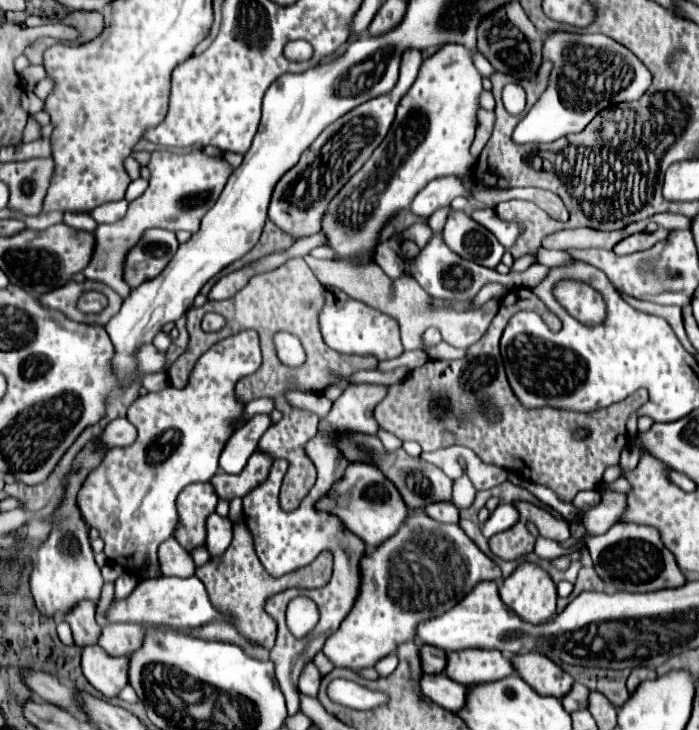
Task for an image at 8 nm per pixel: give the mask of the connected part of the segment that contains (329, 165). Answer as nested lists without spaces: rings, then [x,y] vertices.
[[[412,48],[404,50],[400,60],[400,78],[398,84],[392,88],[392,92],[372,98],[362,106],[356,106],[336,122],[332,122],[314,140],[314,144],[302,154],[300,162],[280,178],[272,194],[268,216],[276,226],[280,226],[282,232],[298,240],[316,234],[320,230],[320,218],[324,216],[324,210],[328,208],[332,194],[340,192],[340,186],[344,186],[344,182],[348,182],[348,178],[352,178],[356,170],[360,170],[360,166],[370,158],[376,146],[384,140],[396,116],[396,106],[400,98],[406,94],[406,90],[414,84],[420,64],[422,64],[420,50],[412,50]]]

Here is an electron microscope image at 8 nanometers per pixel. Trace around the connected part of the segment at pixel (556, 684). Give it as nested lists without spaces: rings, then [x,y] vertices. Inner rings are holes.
[[[538,652],[512,656],[512,666],[520,678],[542,696],[562,698],[574,684],[570,674],[564,674],[560,666]]]

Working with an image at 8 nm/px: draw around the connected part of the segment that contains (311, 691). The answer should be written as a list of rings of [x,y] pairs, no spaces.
[[[308,662],[300,674],[300,680],[298,680],[298,688],[302,694],[308,694],[308,696],[316,696],[318,694],[318,686],[320,686],[320,672],[318,668],[314,666],[314,662]]]

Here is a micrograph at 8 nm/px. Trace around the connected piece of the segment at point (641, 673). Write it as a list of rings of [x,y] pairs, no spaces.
[[[634,668],[634,670],[630,672],[630,676],[628,676],[628,690],[634,692],[636,686],[638,686],[642,680],[652,680],[652,678],[656,678],[656,672],[654,672],[654,670],[650,670],[650,668]]]

